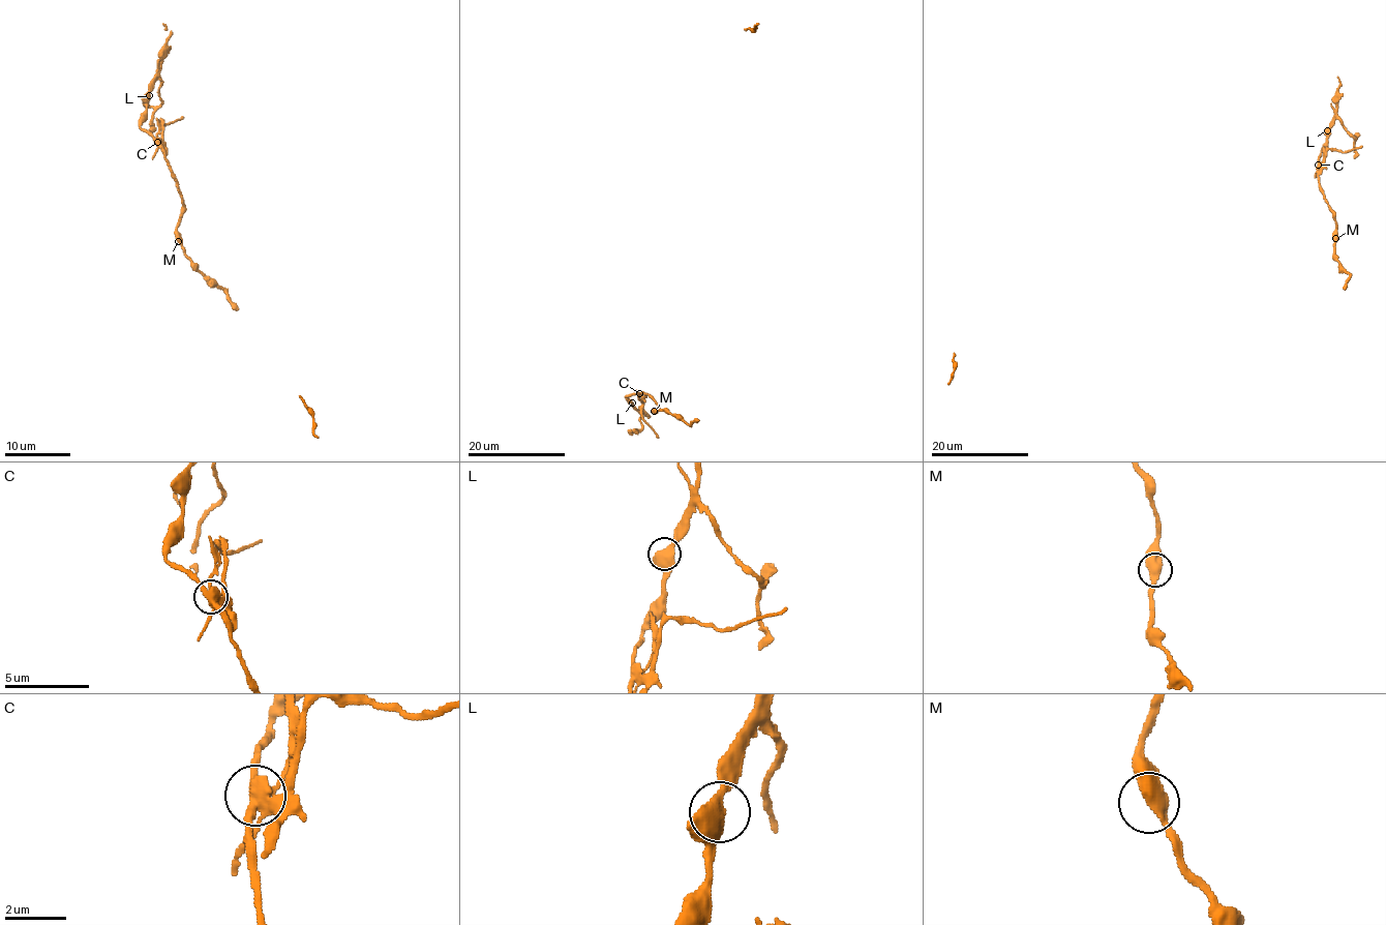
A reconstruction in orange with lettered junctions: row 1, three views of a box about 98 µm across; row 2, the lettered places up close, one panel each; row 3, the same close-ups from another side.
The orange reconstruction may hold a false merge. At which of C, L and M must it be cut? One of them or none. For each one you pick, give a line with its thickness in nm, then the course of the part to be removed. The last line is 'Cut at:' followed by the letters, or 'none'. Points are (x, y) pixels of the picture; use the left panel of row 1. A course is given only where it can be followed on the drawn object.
C: 400 nm thick; foreign part runs (156, 142), (160, 120), (163, 125), (183, 117)
Cut at: C

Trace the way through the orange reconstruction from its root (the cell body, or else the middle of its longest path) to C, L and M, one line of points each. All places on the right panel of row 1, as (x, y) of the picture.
C: (1343, 288), (1349, 274), (1335, 256), (1334, 213), (1319, 183), (1319, 165)
L: (1343, 288), (1349, 274), (1335, 256), (1334, 213), (1319, 183), (1317, 160), (1327, 130)
M: (1343, 288), (1349, 274), (1336, 259), (1335, 238)

